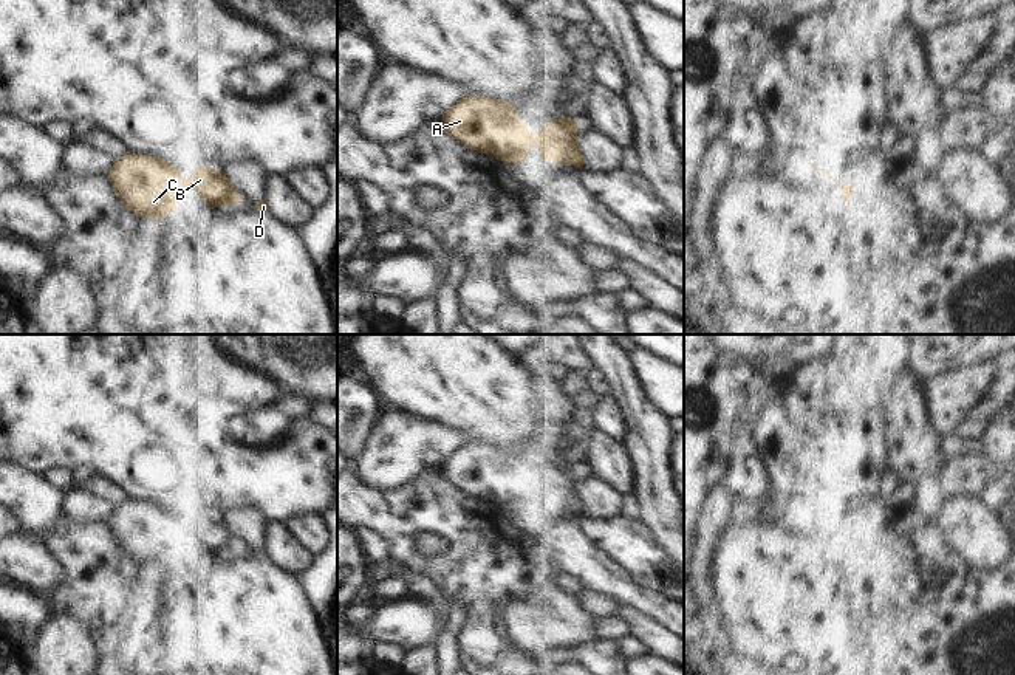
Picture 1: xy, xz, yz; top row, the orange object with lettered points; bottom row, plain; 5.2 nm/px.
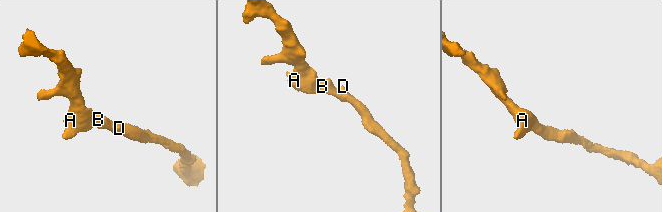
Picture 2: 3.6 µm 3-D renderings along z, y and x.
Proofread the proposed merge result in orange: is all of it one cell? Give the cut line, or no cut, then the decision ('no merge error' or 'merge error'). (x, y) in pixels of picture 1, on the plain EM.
cut none; no merge error

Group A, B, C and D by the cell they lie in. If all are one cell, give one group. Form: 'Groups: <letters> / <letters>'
Groups: A B C D.

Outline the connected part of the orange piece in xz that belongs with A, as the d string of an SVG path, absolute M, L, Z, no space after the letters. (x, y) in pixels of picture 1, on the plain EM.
M466 441L441 463L441 475L470 497L504 509L525 509L535 491L540 506L579 516L585 511L576 464L549 468L534 485L518 466L514 452L489 443Z

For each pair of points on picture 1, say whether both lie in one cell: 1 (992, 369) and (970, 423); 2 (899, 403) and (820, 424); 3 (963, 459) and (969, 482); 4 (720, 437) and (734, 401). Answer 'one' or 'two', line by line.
1: two
2: two
3: one
4: one

